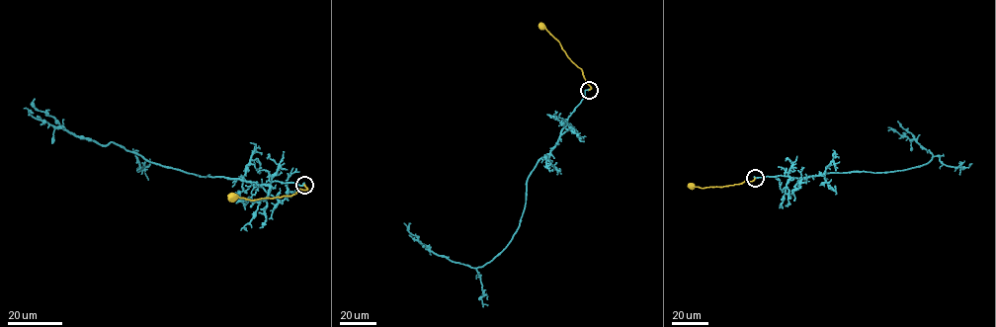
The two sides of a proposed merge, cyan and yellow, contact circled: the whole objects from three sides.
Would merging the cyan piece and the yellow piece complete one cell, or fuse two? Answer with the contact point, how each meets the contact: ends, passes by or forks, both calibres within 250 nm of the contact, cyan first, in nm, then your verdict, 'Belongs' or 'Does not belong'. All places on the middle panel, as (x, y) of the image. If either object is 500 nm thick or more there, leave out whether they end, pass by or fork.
Place: (589, 90). At the ring cyan ends. At the ring yellow ends. Thickness 480 nm (cyan) against 200 nm. Does not belong

